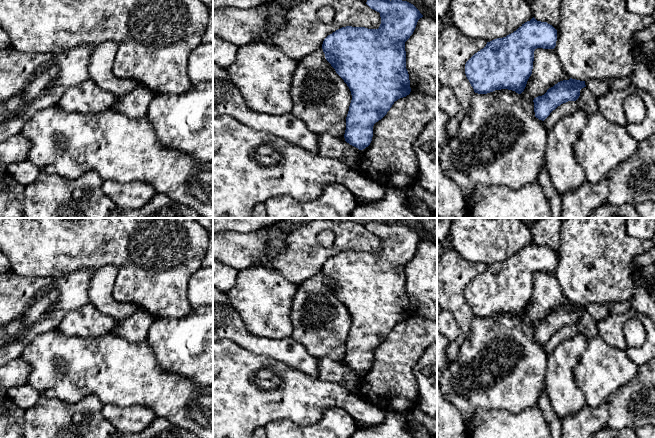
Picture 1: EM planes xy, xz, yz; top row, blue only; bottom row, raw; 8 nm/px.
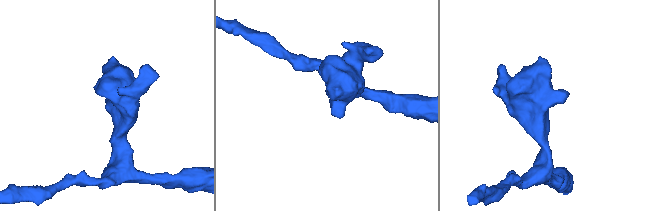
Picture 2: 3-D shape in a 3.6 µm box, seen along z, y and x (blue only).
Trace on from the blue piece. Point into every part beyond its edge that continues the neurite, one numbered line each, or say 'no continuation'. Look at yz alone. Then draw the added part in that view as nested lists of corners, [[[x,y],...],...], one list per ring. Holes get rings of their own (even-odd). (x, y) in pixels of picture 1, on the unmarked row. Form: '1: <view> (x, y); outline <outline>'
no continuation

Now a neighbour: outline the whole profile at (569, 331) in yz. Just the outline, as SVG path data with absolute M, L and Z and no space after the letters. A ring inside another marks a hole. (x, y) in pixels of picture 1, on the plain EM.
M568 325L561 328L543 345L545 353L548 355L556 346L579 334L579 330L576 325Z

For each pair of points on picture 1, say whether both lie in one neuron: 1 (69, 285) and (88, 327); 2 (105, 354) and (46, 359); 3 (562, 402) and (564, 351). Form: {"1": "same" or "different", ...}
{"1": "different", "2": "same", "3": "same"}

